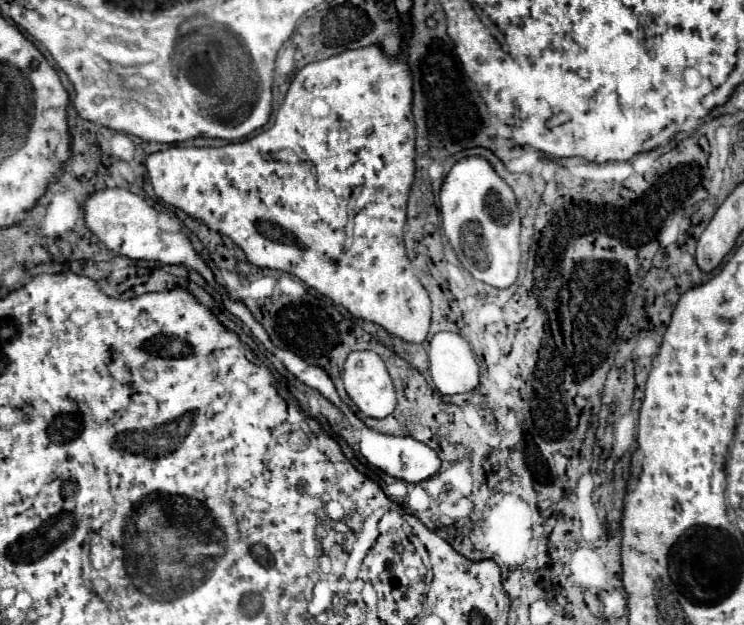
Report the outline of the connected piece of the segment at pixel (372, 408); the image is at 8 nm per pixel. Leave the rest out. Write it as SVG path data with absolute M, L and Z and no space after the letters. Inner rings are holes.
M353 351L347 357L345 389L367 417L387 417L395 409L395 389L383 359L373 351Z

